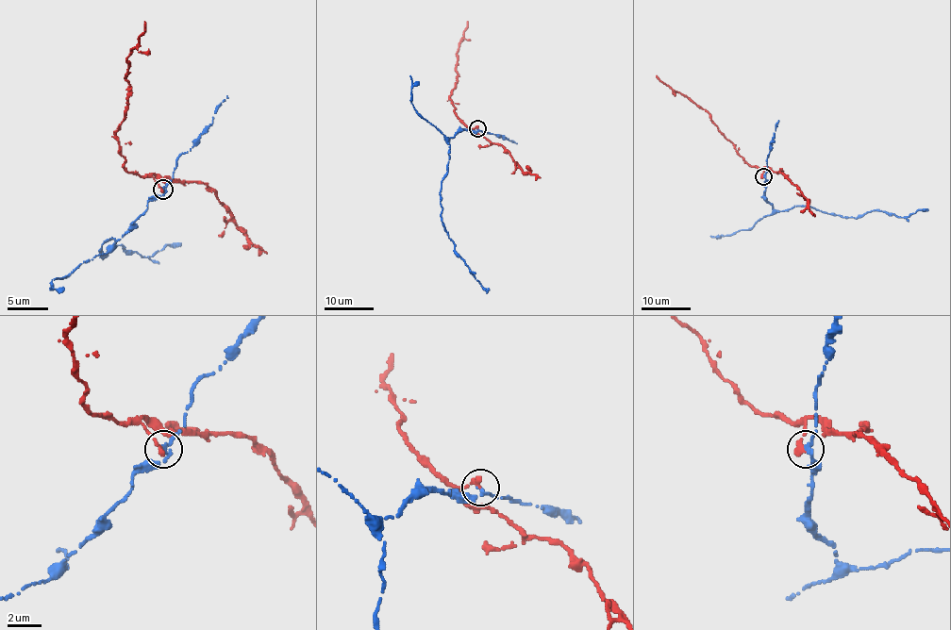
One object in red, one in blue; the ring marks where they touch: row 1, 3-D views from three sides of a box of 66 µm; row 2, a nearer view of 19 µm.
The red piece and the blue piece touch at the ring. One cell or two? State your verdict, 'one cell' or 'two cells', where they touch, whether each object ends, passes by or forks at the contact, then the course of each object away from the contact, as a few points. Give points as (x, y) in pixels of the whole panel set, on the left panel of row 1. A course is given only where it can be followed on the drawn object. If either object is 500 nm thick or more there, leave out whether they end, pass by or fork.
two cells; place (162, 189); red ends; blue passes by; course red (163, 190), (149, 176), (123, 166), (116, 136), (126, 109), (126, 58), (144, 22); course blue (163, 189), (116, 248), (114, 238), (102, 245), (100, 257), (114, 245), (147, 257), (177, 245)

